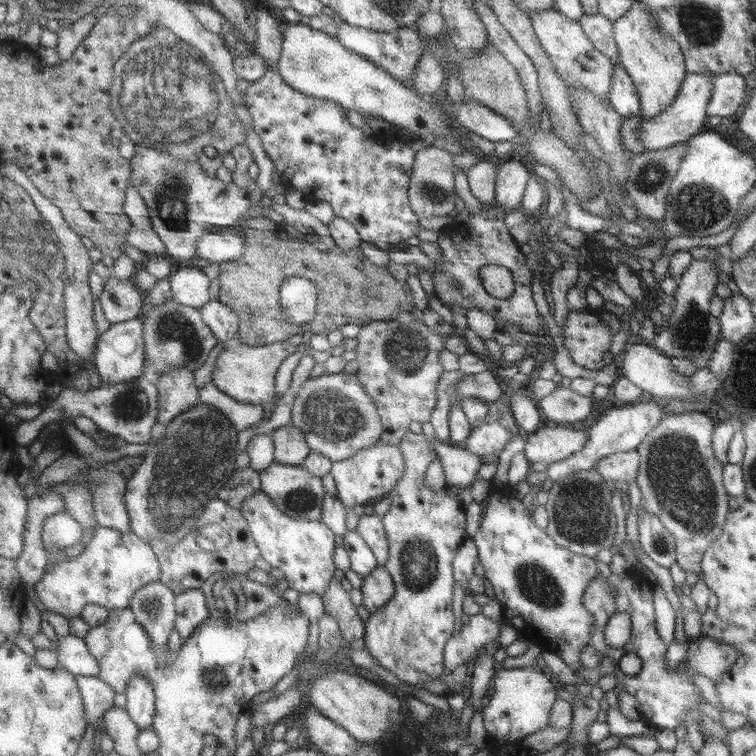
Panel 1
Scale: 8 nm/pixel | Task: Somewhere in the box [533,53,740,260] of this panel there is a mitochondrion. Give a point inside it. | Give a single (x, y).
(697, 207)

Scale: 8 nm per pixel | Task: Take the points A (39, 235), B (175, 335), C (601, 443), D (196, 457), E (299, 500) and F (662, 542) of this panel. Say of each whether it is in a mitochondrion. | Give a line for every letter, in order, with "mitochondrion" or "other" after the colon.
A: mitochondrion
B: mitochondrion
C: other
D: mitochondrion
E: mitochondrion
F: mitochondrion

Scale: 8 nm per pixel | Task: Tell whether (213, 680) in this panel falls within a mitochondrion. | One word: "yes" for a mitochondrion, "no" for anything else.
yes

